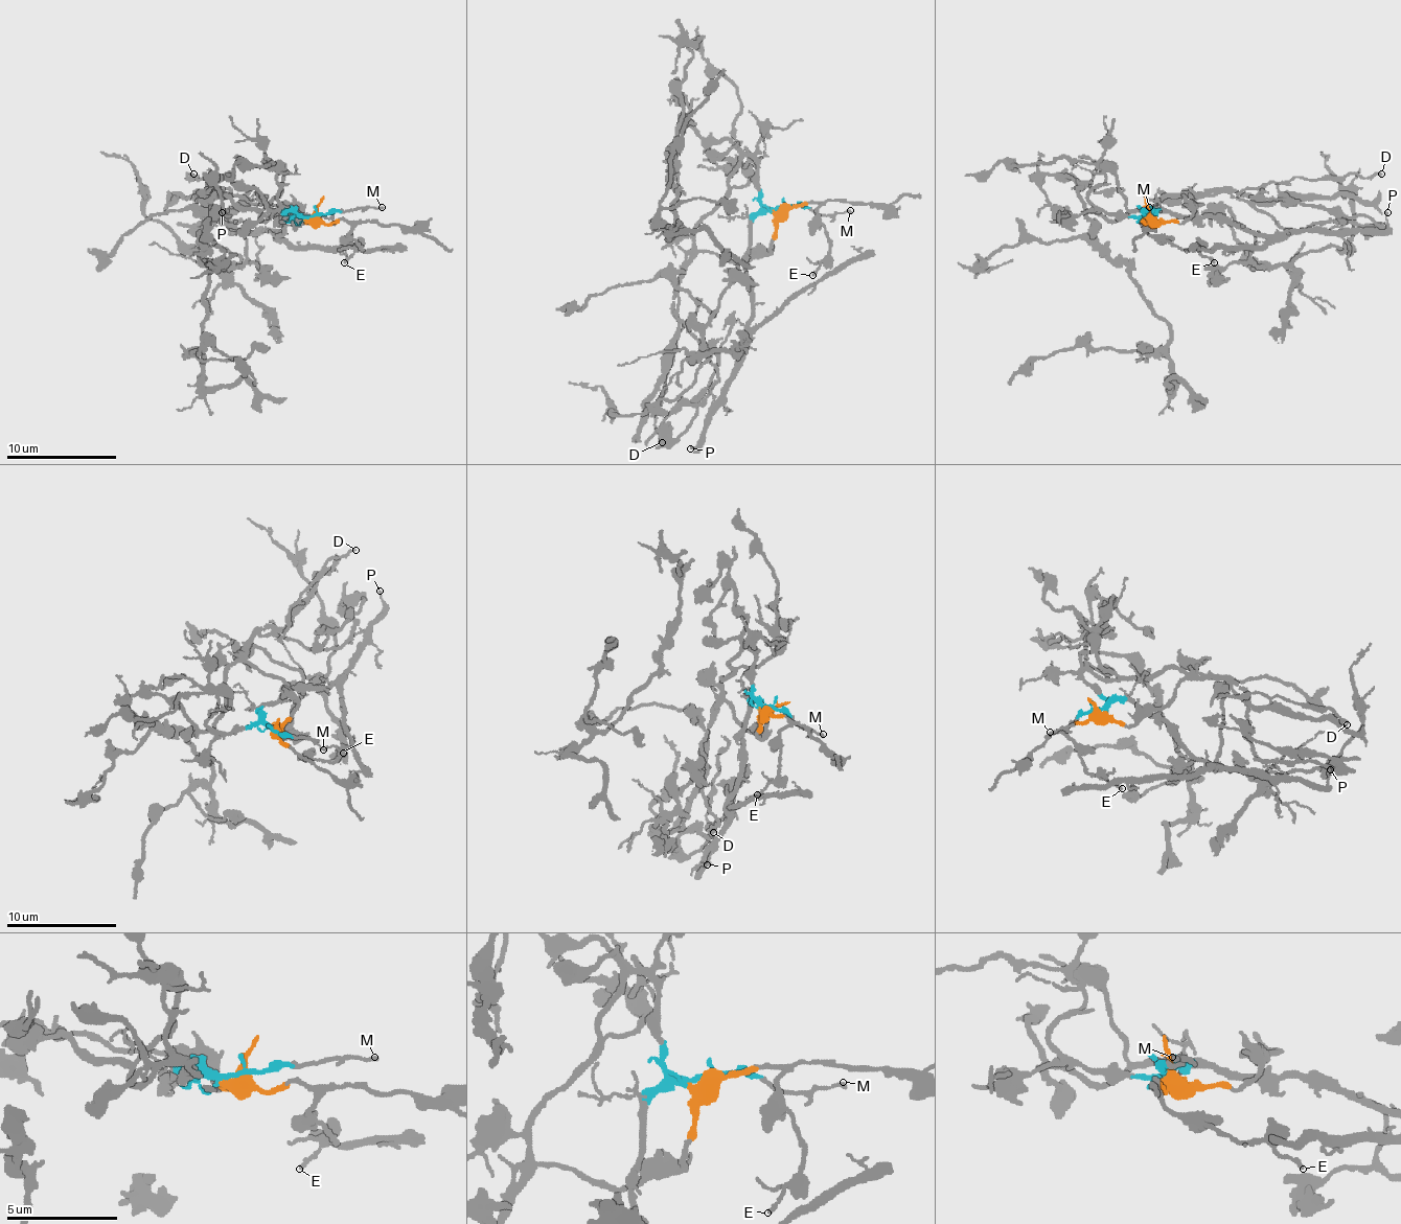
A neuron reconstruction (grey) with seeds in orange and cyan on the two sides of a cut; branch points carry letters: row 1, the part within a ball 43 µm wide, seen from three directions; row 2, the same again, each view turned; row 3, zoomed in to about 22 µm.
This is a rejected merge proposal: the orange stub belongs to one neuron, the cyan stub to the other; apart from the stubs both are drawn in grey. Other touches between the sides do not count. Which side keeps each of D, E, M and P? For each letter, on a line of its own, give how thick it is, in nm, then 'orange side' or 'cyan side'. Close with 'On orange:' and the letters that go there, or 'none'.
D: calibre 140 nm; orange side
E: calibre 160 nm; orange side
M: calibre 140 nm; cyan side
P: calibre 110 nm; cyan side
On orange: D, E

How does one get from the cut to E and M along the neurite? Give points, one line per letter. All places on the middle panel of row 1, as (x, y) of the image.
E: (778, 209), (789, 209), (795, 204), (820, 204), (818, 221), (825, 229), (828, 256), (811, 276)
M: (778, 209), (811, 207), (820, 215), (850, 209)

